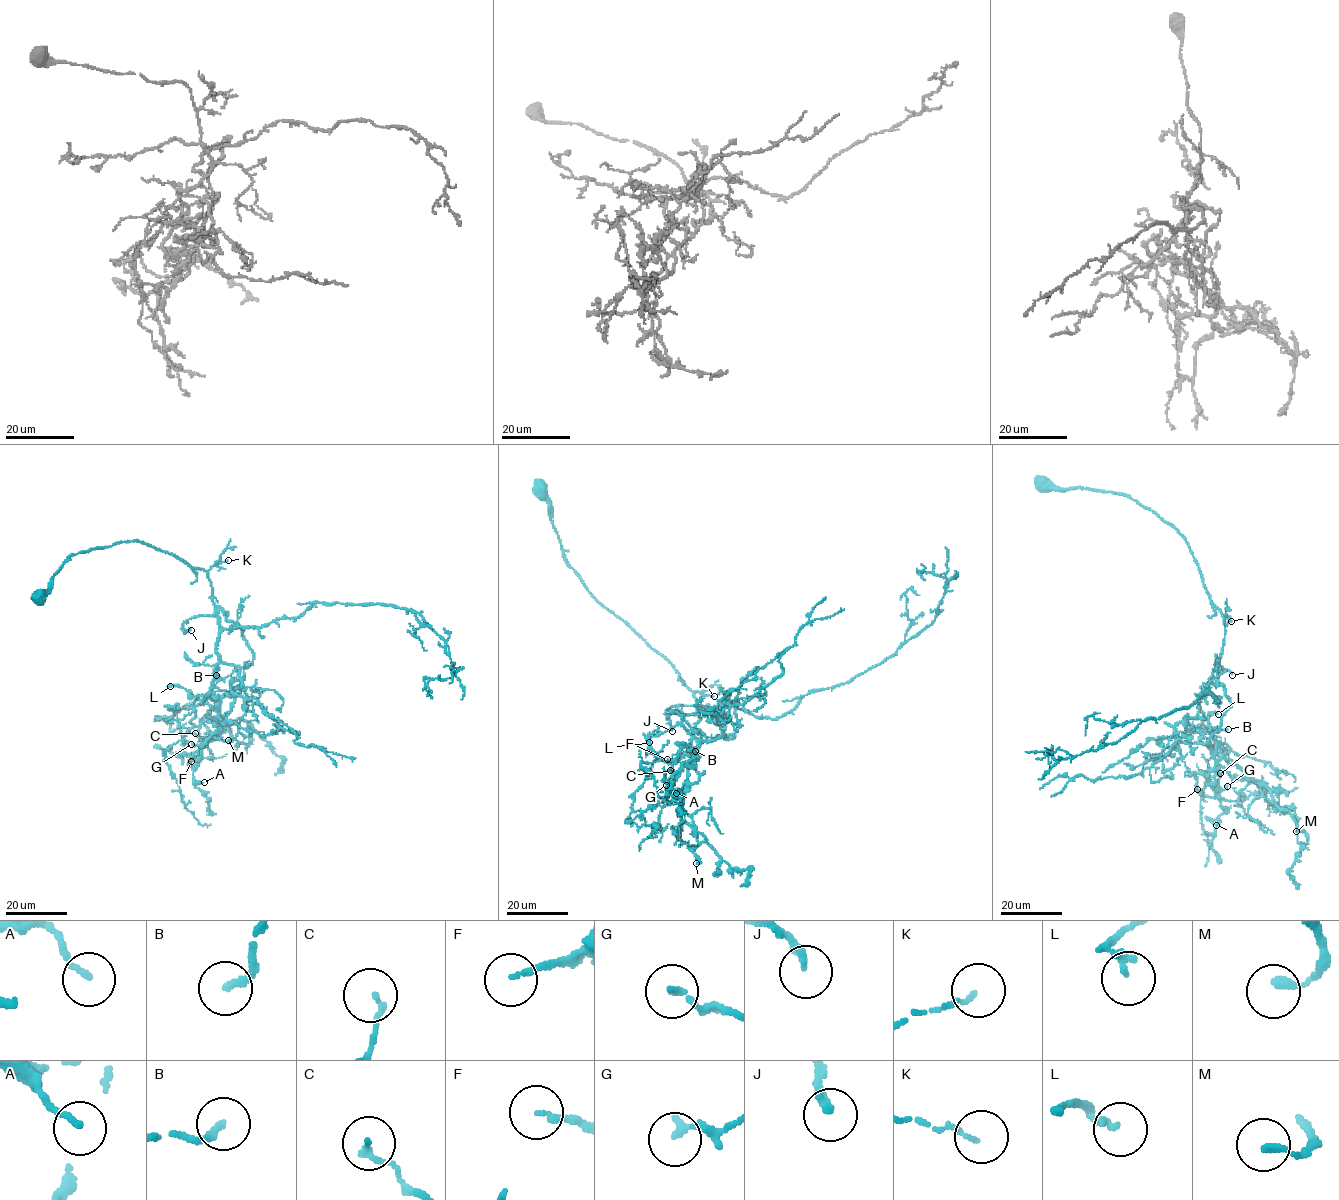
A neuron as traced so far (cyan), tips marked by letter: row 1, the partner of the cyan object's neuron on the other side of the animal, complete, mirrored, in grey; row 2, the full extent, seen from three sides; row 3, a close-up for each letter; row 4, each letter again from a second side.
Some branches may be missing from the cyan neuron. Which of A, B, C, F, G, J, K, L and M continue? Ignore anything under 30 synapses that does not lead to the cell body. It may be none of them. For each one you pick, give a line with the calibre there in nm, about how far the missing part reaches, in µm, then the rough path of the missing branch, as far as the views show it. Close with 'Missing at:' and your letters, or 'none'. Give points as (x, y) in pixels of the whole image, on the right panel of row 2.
B: 160 nm thick; about 20 µm are missing; missing branch runs (1228, 729), (1232, 712), (1221, 703), (1221, 693)
J: 240 nm thick; about 35 µm are missing; missing branch runs (1232, 675), (1237, 682), (1242, 708), (1260, 740), (1260, 755), (1253, 760)
Missing at: B, J

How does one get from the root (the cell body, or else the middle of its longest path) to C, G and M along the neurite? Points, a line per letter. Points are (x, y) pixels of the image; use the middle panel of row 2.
C: (538, 489), (551, 507), (565, 562), (599, 603), (670, 663), (703, 709), (688, 748), (696, 766), (670, 770)
G: (538, 489), (565, 562), (670, 663), (703, 709), (688, 748), (696, 766), (666, 785)
M: (538, 489), (565, 562), (670, 663), (703, 709), (682, 807), (706, 840), (691, 850), (696, 863)

